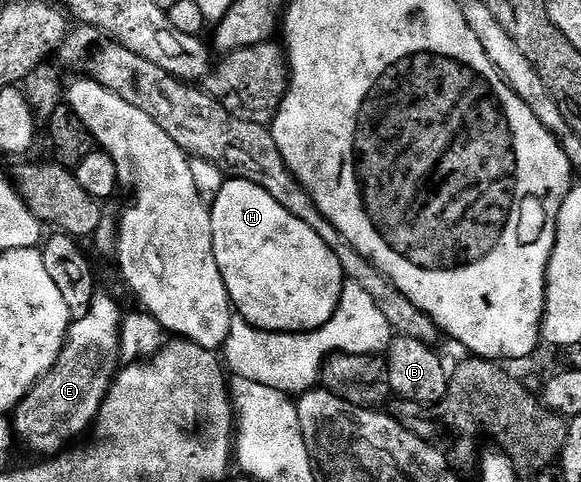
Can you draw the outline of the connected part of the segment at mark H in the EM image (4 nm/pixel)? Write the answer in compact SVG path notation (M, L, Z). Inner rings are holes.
M226 178L210 206L212 248L216 268L224 280L237 317L248 320L258 330L275 330L281 334L309 334L328 324L342 299L344 275L340 260L304 220L296 220L288 208L280 208L264 188L243 178Z

